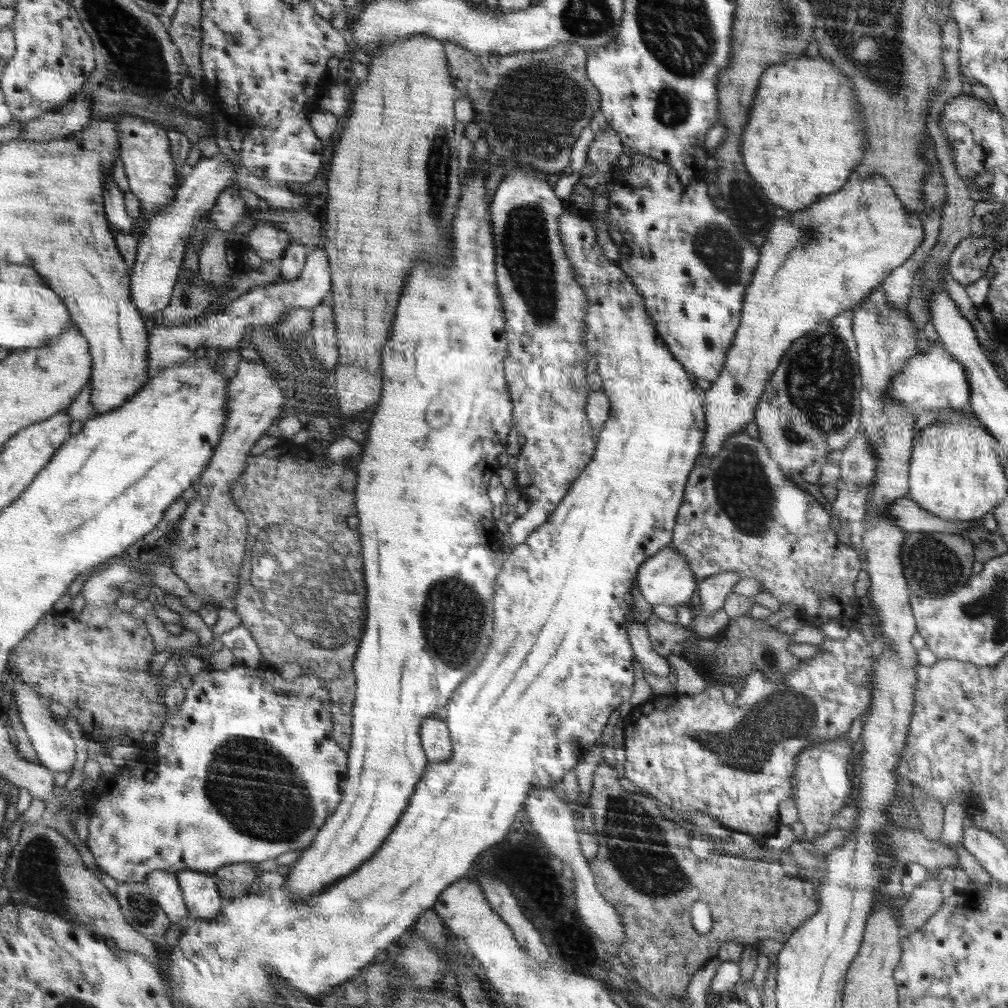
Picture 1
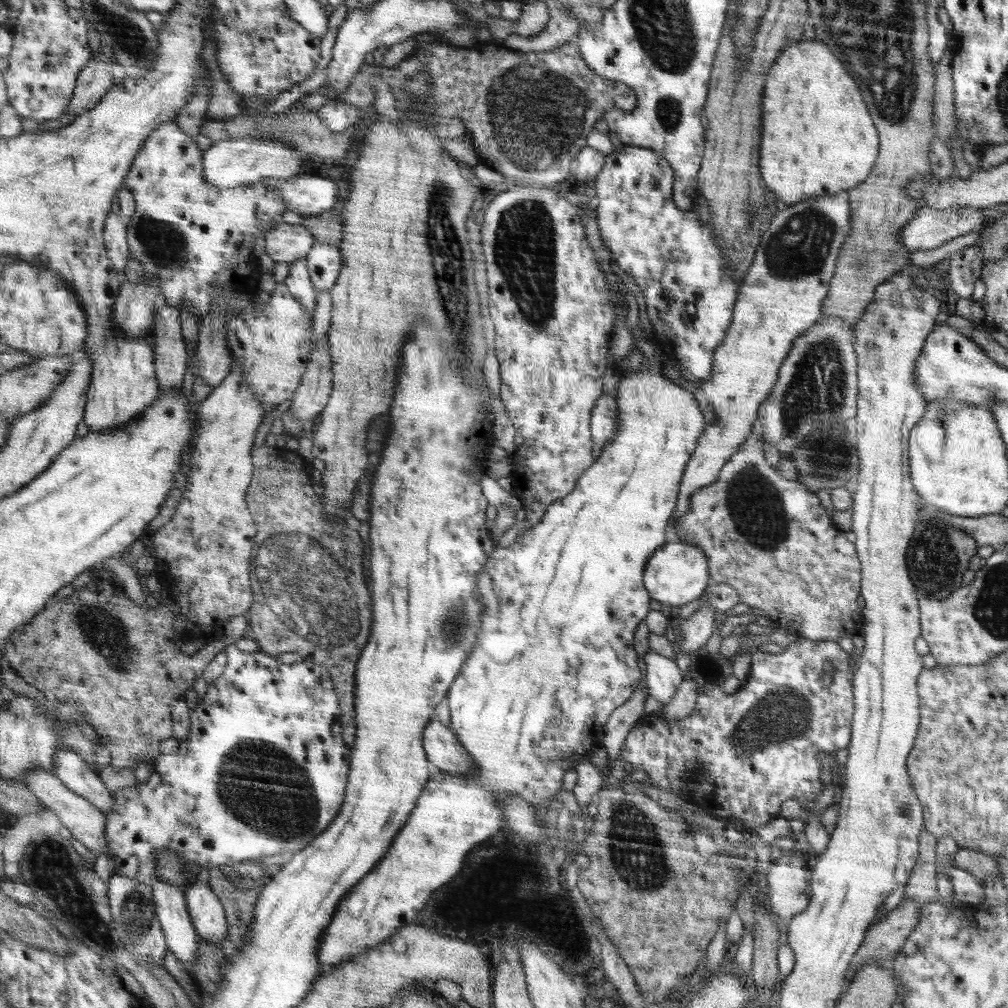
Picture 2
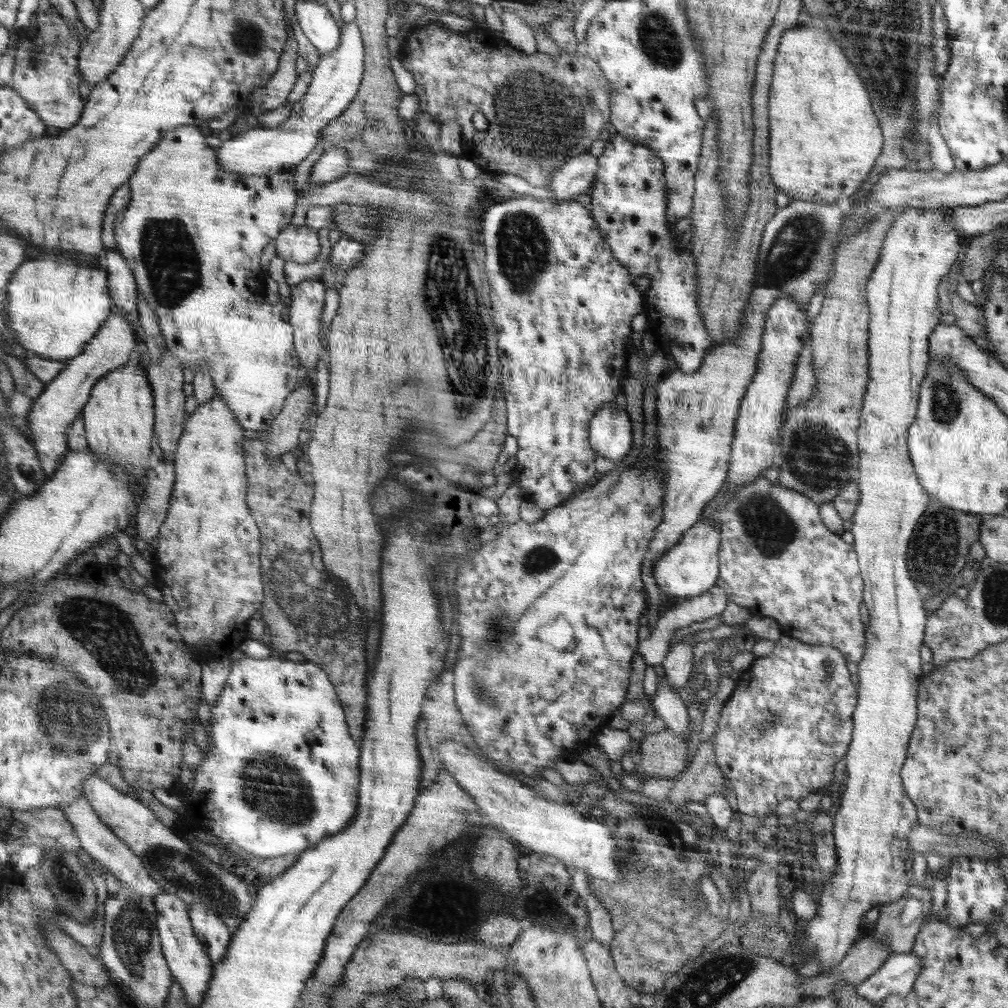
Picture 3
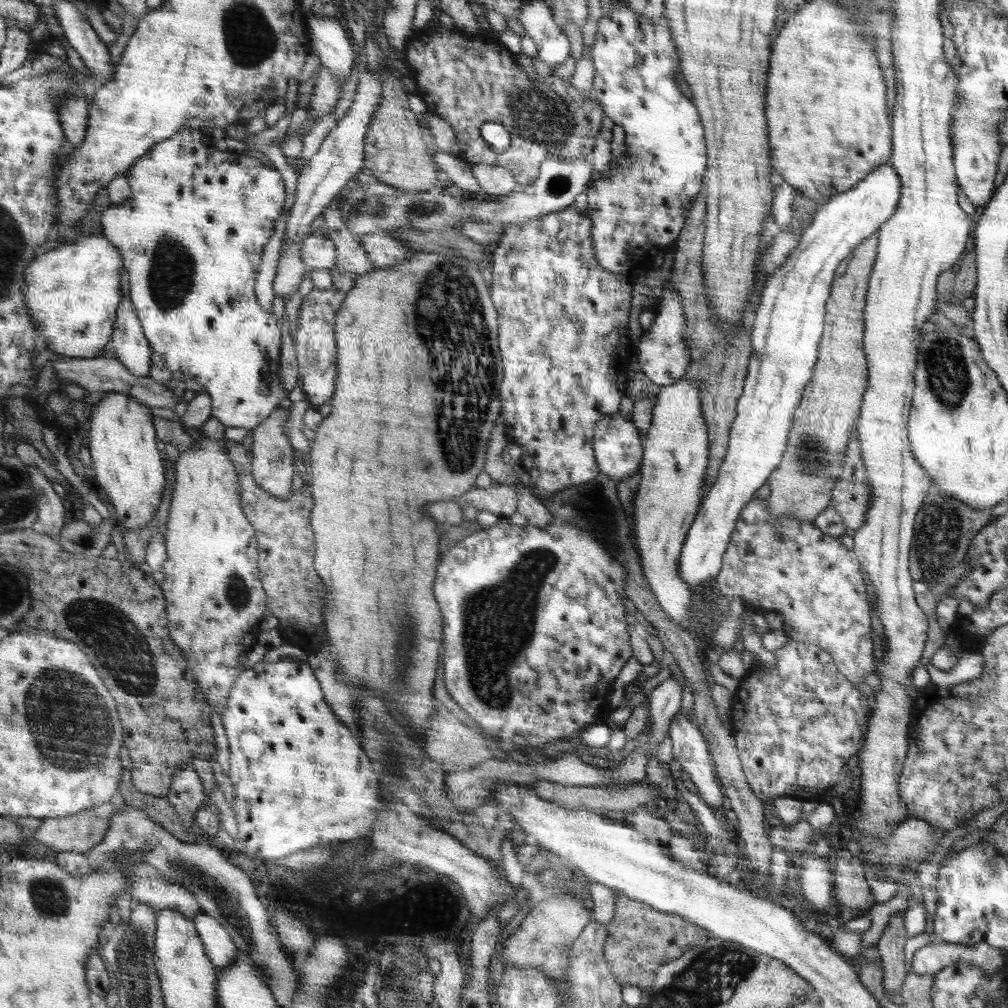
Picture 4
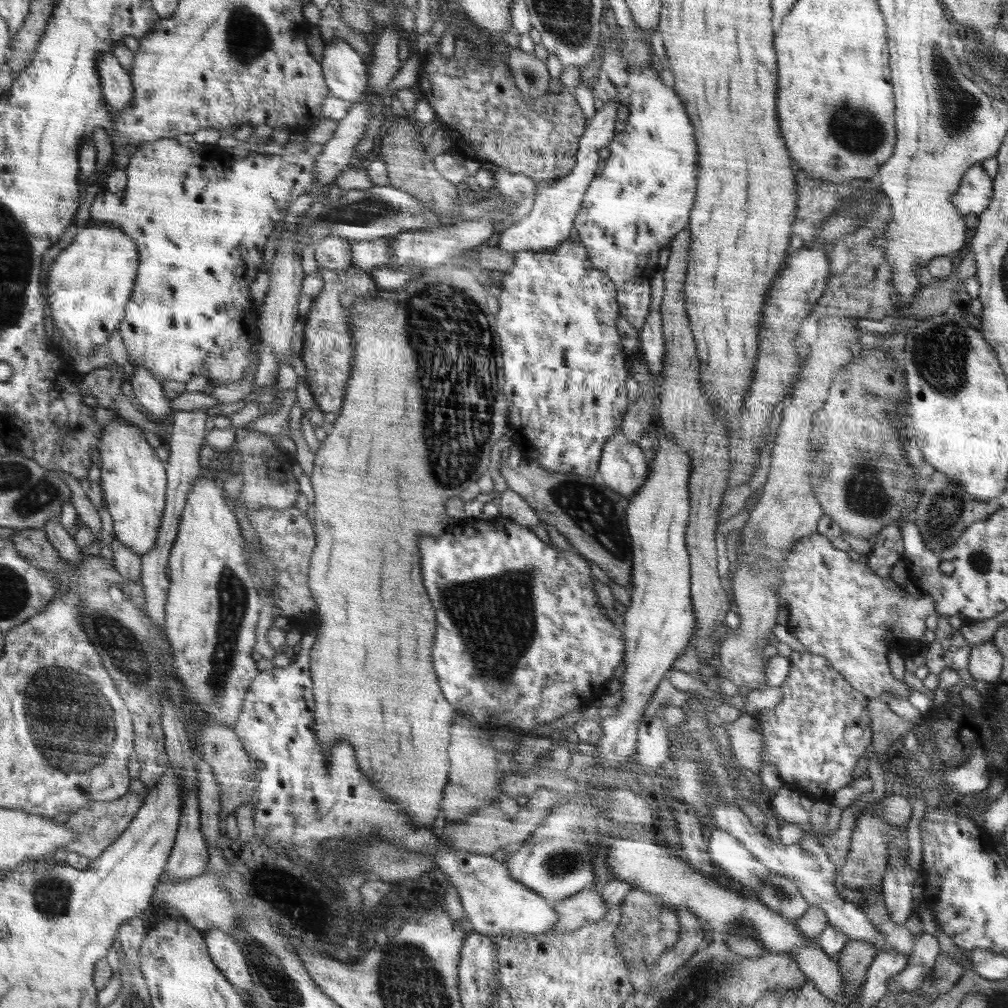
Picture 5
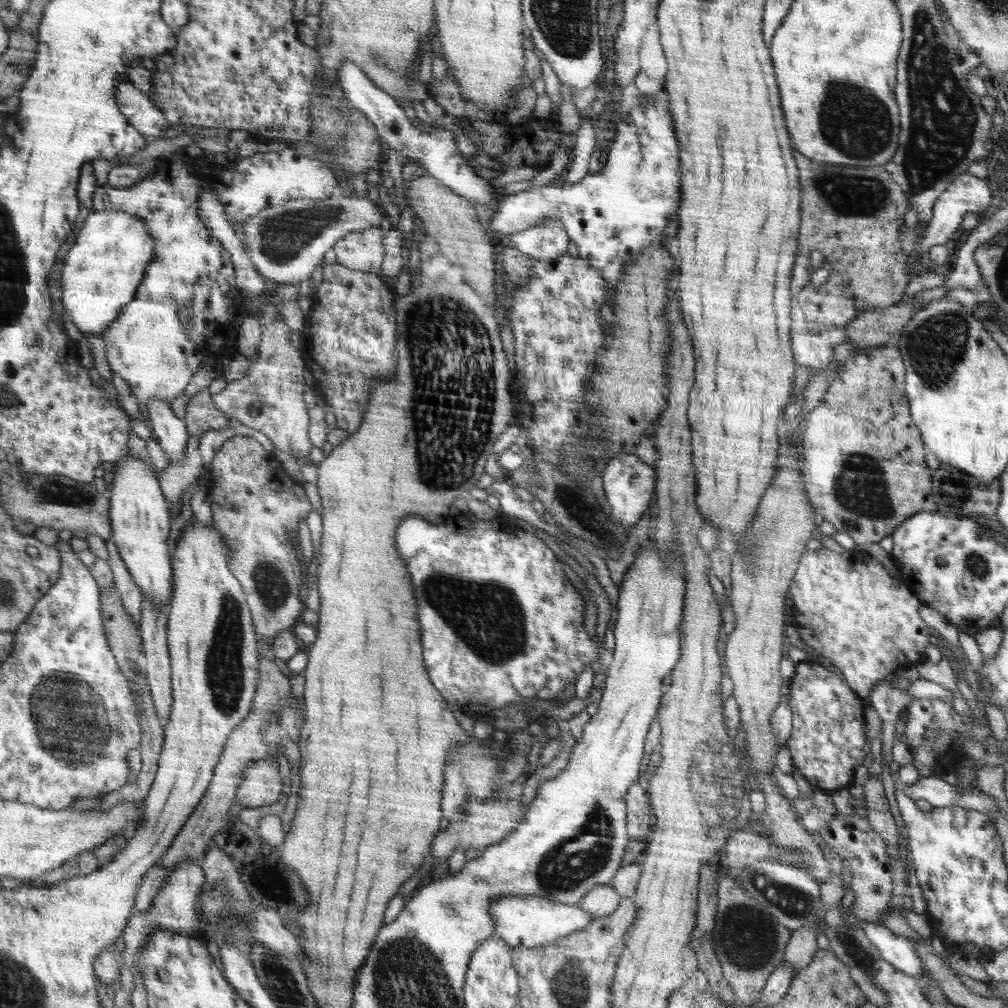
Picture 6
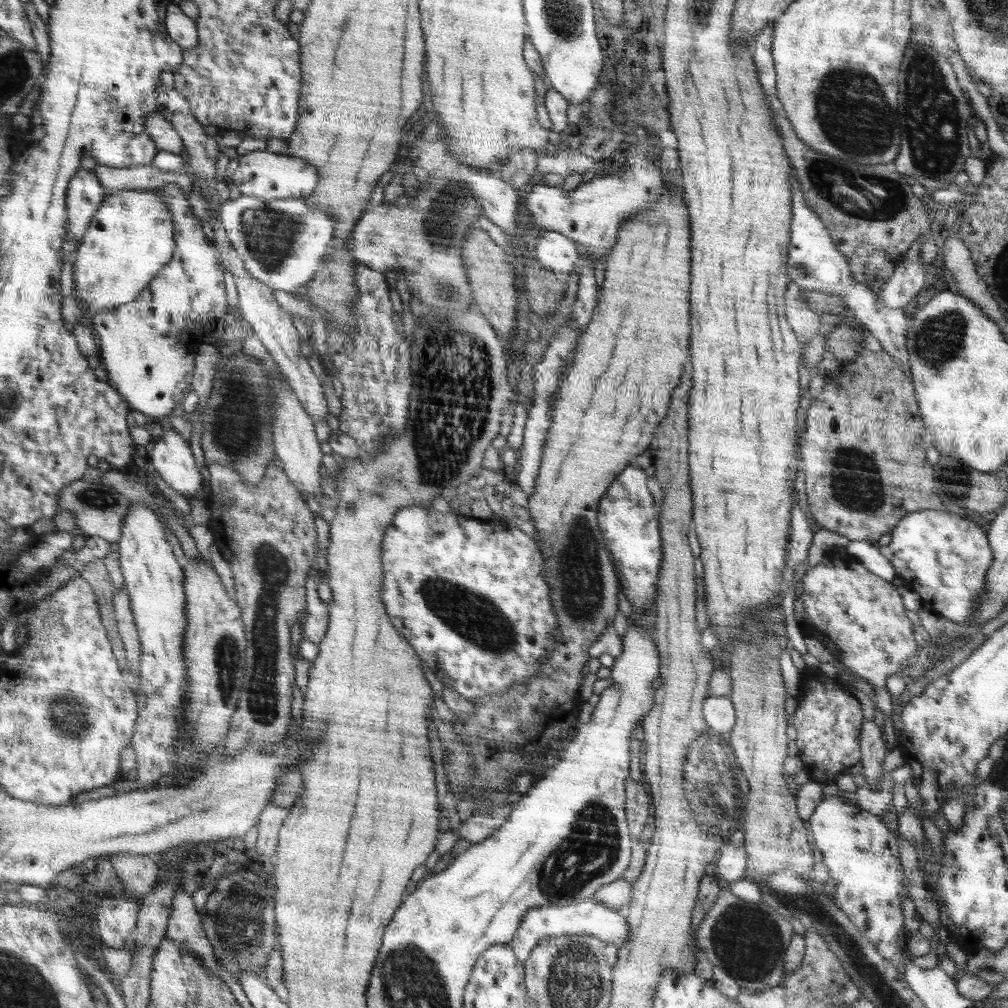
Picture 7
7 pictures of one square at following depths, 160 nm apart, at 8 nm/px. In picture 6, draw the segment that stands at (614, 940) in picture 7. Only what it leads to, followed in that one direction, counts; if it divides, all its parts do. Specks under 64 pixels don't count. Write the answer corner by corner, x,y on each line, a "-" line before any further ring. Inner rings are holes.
506,895
493,902
492,914
496,919
497,932
495,936
509,943
510,946
532,949
540,945
548,945
555,940
569,937
584,930
592,924
596,916
590,914
584,907
562,904
540,897
519,897

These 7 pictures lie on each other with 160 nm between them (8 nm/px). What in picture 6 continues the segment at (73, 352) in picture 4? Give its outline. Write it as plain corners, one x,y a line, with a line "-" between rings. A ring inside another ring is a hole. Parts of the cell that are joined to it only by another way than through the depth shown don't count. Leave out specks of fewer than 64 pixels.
93,210
85,221
77,243
66,256
61,290
67,313
86,338
88,338
88,334
104,335
113,320
118,319
122,308
135,300
136,289
144,278
148,263
153,258
154,236
144,218
126,211

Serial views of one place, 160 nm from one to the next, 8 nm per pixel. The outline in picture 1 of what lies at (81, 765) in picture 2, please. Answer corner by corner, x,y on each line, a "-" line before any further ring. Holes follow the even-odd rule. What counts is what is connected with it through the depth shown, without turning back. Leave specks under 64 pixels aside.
14,675
13,678
15,679
14,696
19,707
19,716
32,740
39,760
56,773
72,772
78,762
78,754
76,753
76,740
70,736
70,730
56,722
48,702
38,693
38,690
34,690
30,683
18,676

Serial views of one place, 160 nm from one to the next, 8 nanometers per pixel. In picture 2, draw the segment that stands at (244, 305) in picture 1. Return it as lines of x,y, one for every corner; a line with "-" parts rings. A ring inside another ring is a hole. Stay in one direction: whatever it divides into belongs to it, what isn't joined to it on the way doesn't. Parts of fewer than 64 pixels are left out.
316,243
308,254
309,277
316,292
330,291
335,285
343,263
340,249
334,245

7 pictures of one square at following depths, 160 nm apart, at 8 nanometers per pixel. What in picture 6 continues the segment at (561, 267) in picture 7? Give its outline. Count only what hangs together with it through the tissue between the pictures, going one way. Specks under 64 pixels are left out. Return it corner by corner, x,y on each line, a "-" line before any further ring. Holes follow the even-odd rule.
554,217
512,235
510,244
534,259
556,260
567,252
570,238
563,222

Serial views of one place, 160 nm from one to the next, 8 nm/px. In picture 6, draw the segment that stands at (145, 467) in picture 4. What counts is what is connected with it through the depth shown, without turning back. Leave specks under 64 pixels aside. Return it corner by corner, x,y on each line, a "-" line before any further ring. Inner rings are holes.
132,454
114,464
114,478
110,484
109,510
112,536
119,555
142,591
142,600
150,599
167,614
174,590
174,568
170,566
166,538
170,532
170,516
162,496
160,478
137,456

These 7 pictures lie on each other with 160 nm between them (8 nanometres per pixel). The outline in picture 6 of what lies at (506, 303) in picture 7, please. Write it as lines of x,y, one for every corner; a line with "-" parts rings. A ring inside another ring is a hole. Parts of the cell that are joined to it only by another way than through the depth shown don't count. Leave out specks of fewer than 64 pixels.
424,173
422,178
412,180
408,184
407,200
420,218
425,235
436,241
440,254
452,261
463,276
463,282
473,286
486,302
494,308
494,248
486,230
476,220
475,208
468,199
454,194
453,191
436,181
430,174

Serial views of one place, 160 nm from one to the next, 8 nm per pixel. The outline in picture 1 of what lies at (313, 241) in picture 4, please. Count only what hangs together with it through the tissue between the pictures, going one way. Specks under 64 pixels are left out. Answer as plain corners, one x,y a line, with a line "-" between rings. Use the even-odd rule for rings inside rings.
273,223
259,224
248,234
243,244
254,250
260,258
266,261
282,258
293,244
292,236
275,227

